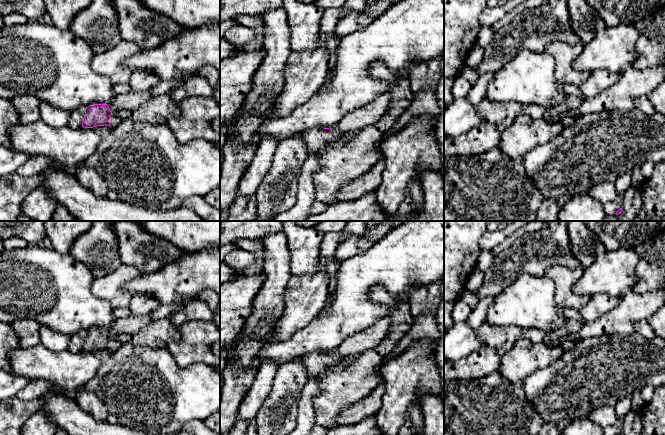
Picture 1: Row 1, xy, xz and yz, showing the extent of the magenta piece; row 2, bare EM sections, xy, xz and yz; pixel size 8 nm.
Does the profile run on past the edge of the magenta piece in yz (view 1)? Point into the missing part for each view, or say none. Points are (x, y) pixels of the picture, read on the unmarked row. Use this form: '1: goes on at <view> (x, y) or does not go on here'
1: does not go on here

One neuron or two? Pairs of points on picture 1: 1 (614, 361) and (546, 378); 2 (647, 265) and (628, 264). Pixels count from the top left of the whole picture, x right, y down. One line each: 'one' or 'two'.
1: one
2: two

